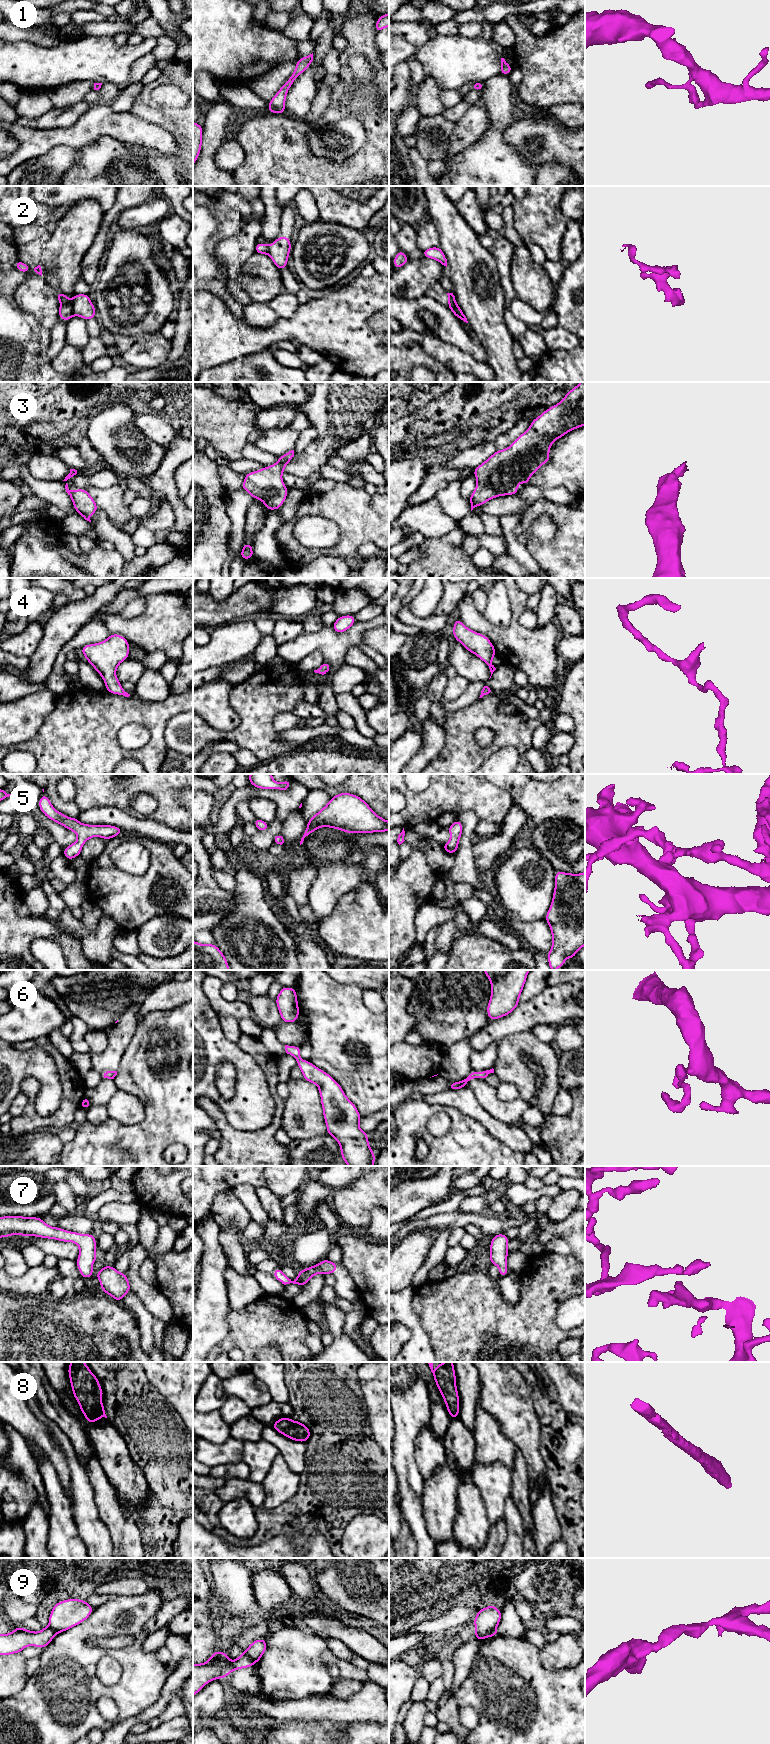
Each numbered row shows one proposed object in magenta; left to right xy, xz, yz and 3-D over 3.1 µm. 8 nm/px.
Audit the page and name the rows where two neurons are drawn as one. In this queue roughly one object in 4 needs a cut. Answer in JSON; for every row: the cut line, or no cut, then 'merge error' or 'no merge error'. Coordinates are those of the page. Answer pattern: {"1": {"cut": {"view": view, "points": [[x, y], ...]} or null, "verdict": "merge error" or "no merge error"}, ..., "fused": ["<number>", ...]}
{"1": {"cut": null, "verdict": "no merge error"}, "2": {"cut": {"view": "yz", "points": [[448, 304], [455, 308], [460, 318]]}, "verdict": "merge error"}, "3": {"cut": null, "verdict": "no merge error"}, "4": {"cut": null, "verdict": "no merge error"}, "5": {"cut": null, "verdict": "no merge error"}, "6": {"cut": null, "verdict": "no merge error"}, "7": {"cut": null, "verdict": "no merge error"}, "8": {"cut": null, "verdict": "no merge error"}, "9": {"cut": {"view": "yz", "points": [[495, 1628], [482, 1638]]}, "verdict": "merge error"}, "fused": ["2", "9"]}

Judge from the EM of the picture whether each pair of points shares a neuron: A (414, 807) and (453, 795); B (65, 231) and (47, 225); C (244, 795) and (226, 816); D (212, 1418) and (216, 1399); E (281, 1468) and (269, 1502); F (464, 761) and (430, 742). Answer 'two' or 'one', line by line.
A: one
B: two
C: one
D: two
E: one
F: two

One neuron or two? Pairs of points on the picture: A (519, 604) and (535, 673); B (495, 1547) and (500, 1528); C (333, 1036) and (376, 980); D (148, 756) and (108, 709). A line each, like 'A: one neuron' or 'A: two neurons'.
A: one neuron
B: one neuron
C: two neurons
D: one neuron

